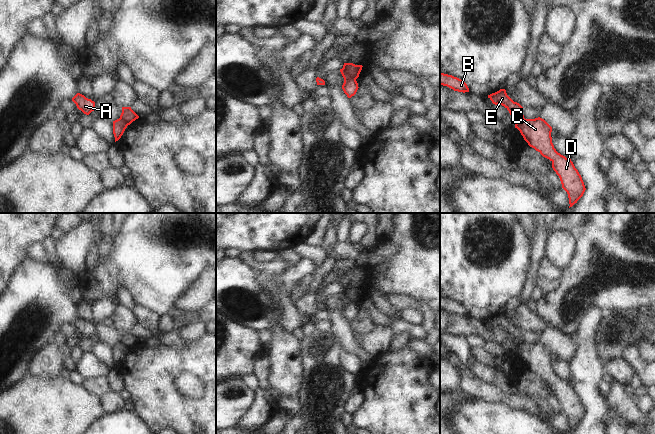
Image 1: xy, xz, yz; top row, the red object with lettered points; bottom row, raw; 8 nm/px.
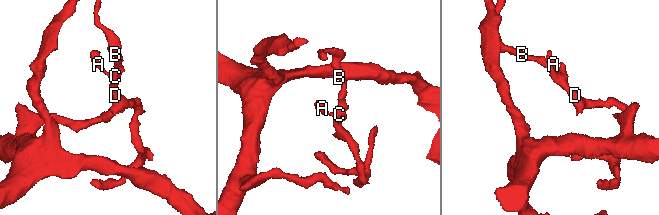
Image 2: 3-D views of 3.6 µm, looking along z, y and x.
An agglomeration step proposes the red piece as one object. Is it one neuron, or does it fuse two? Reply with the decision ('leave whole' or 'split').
split

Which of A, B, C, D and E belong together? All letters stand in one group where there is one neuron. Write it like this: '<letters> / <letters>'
A C D / B E

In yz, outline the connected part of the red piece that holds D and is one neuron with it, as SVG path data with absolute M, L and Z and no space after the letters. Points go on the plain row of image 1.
M542 342L523 343L515 348L528 369L552 386L562 412L567 416L569 432L583 420L586 412L571 383L556 375L552 367L552 351Z

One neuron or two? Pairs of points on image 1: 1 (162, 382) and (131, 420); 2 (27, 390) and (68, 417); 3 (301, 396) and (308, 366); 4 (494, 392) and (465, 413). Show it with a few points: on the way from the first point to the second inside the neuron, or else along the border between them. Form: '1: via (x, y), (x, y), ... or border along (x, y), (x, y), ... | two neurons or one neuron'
1: border along (134, 411), (147, 423) | two neurons
2: via (37, 400), (51, 414), (58, 414) | one neuron
3: via (308, 389), (308, 373) | one neuron
4: border along (475, 397), (489, 402), (503, 402), (506, 405) | two neurons

